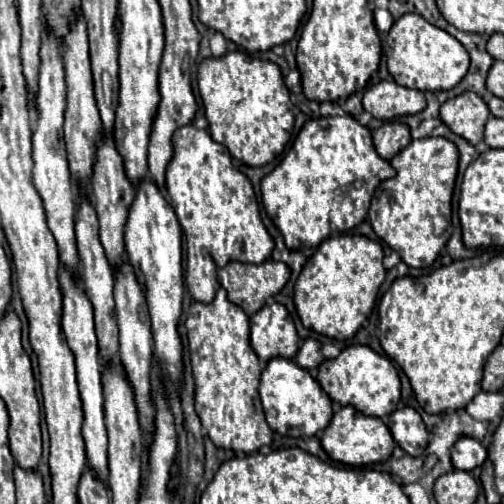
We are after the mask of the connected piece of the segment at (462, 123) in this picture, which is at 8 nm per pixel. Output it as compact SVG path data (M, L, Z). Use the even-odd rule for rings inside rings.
M467 91L441 105L441 121L459 137L477 145L483 141L483 127L489 119L489 109L479 95Z

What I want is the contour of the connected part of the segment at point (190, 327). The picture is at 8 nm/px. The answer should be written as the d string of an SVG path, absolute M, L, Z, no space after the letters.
M219 289L213 303L189 307L185 325L195 379L195 411L213 445L243 453L257 453L263 445L271 445L273 431L263 417L257 393L261 367L249 345L249 317L227 301L225 289Z

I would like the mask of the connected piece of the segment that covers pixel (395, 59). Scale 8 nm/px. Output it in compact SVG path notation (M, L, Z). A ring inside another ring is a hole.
M407 13L393 23L383 53L391 77L399 85L419 91L453 89L469 69L469 53L465 51L465 47L453 35L427 23L417 13Z

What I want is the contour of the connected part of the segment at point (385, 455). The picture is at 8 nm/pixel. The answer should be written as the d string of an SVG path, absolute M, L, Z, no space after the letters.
M347 405L347 407L341 407L333 415L331 425L327 425L327 429L323 431L321 447L327 451L327 455L333 461L343 463L343 465L351 465L351 467L361 467L361 465L387 461L391 457L395 441L391 437L391 431L387 429L387 425L381 419L367 417L367 415L359 413L357 409L353 409L351 405Z

